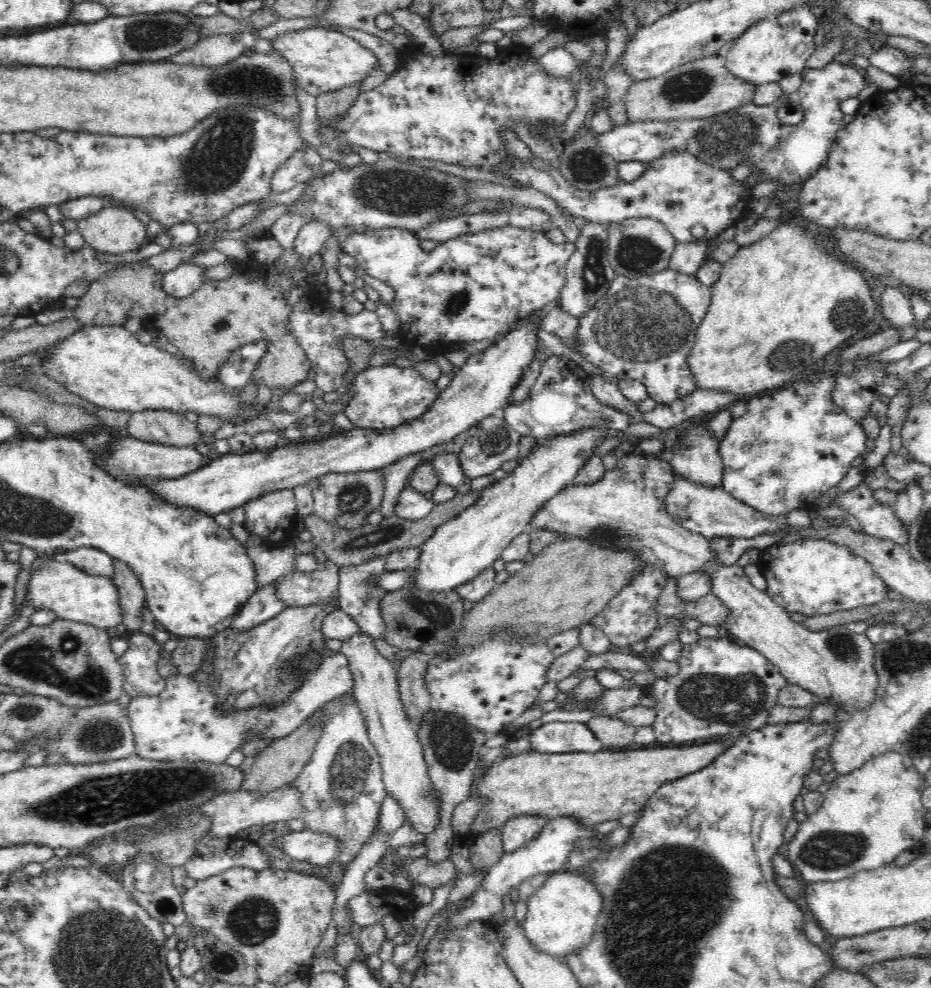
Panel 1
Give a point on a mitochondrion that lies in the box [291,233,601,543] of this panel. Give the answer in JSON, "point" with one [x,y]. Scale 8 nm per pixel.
{"point":[352,499]}

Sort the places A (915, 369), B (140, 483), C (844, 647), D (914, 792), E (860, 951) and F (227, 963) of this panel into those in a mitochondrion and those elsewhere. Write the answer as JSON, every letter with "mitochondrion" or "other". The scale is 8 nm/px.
{"A":"other","B":"other","C":"mitochondrion","D":"other","E":"mitochondrion","F":"mitochondrion"}

